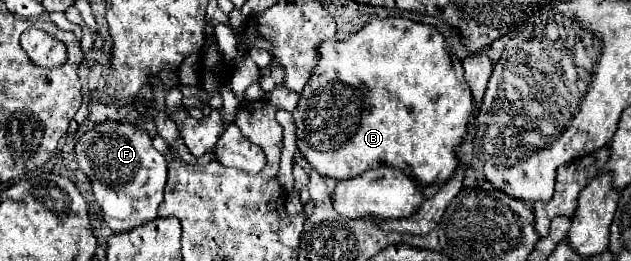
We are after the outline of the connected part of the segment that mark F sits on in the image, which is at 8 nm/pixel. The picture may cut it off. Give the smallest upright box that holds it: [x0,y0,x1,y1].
[75,119,167,233]

